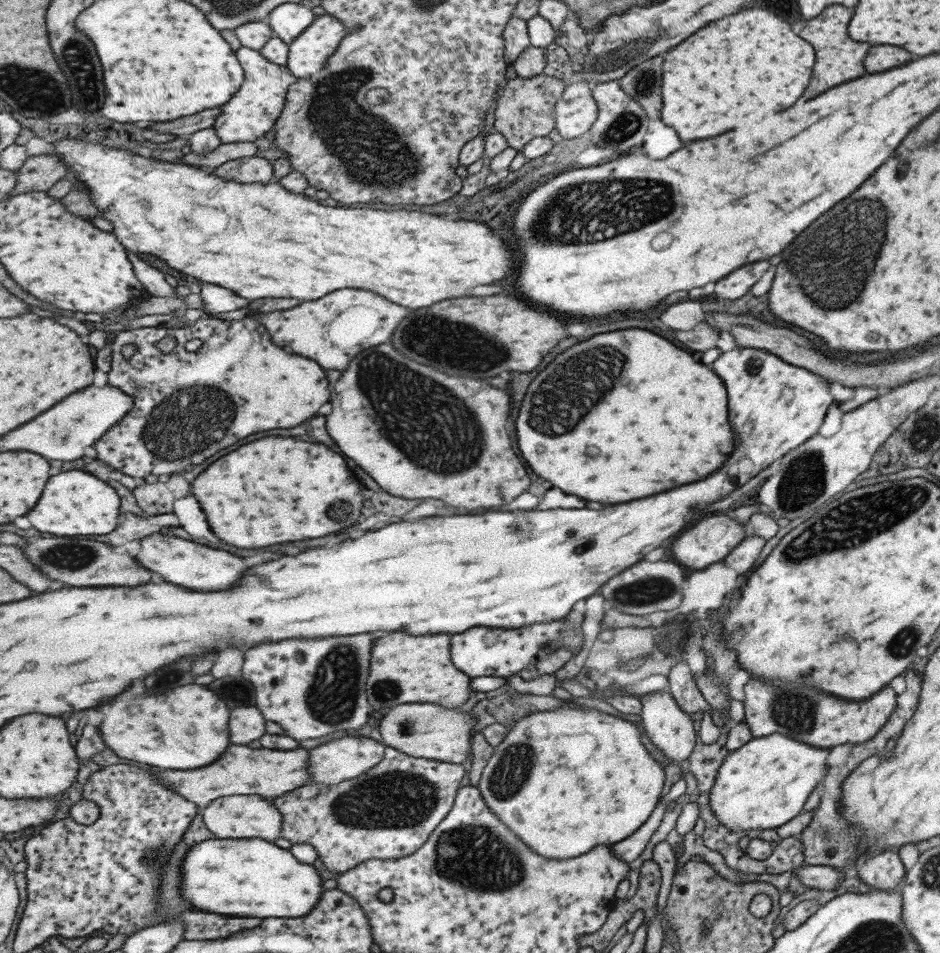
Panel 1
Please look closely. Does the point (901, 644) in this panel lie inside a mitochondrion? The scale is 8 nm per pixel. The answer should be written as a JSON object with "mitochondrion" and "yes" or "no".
{"mitochondrion":"yes"}

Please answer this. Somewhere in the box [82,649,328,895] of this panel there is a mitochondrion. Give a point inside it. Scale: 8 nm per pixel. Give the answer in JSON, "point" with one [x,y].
{"point":[155,853]}

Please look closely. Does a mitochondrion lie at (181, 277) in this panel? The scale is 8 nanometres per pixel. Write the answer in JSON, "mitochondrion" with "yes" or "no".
{"mitochondrion":"no"}

